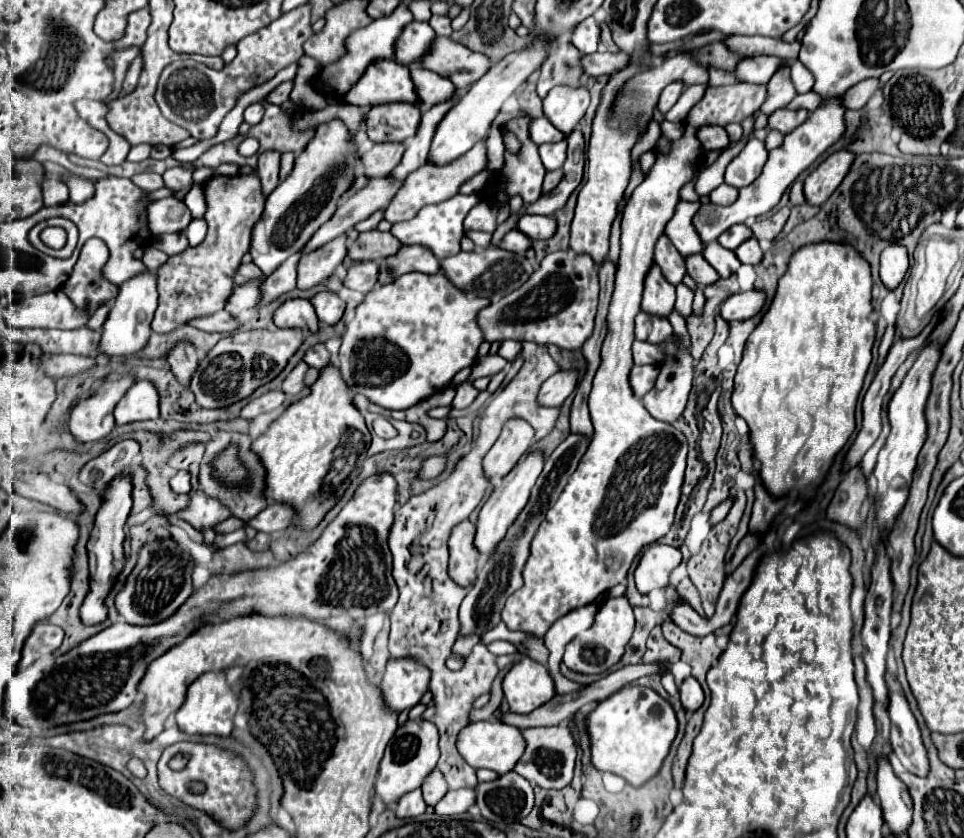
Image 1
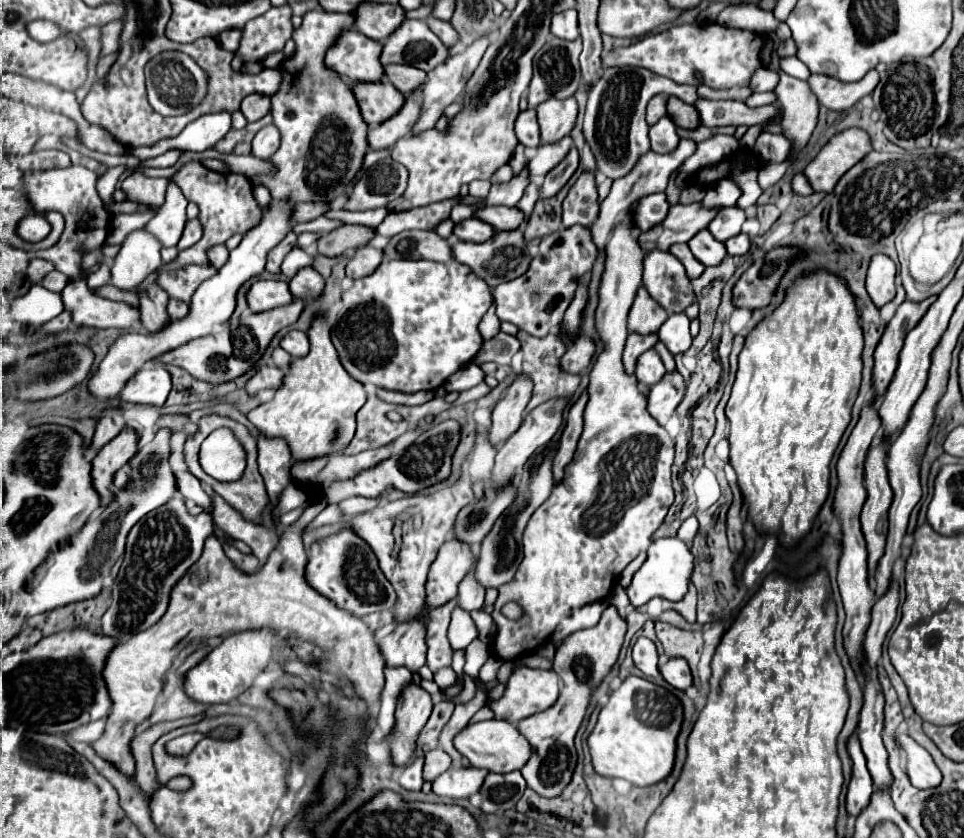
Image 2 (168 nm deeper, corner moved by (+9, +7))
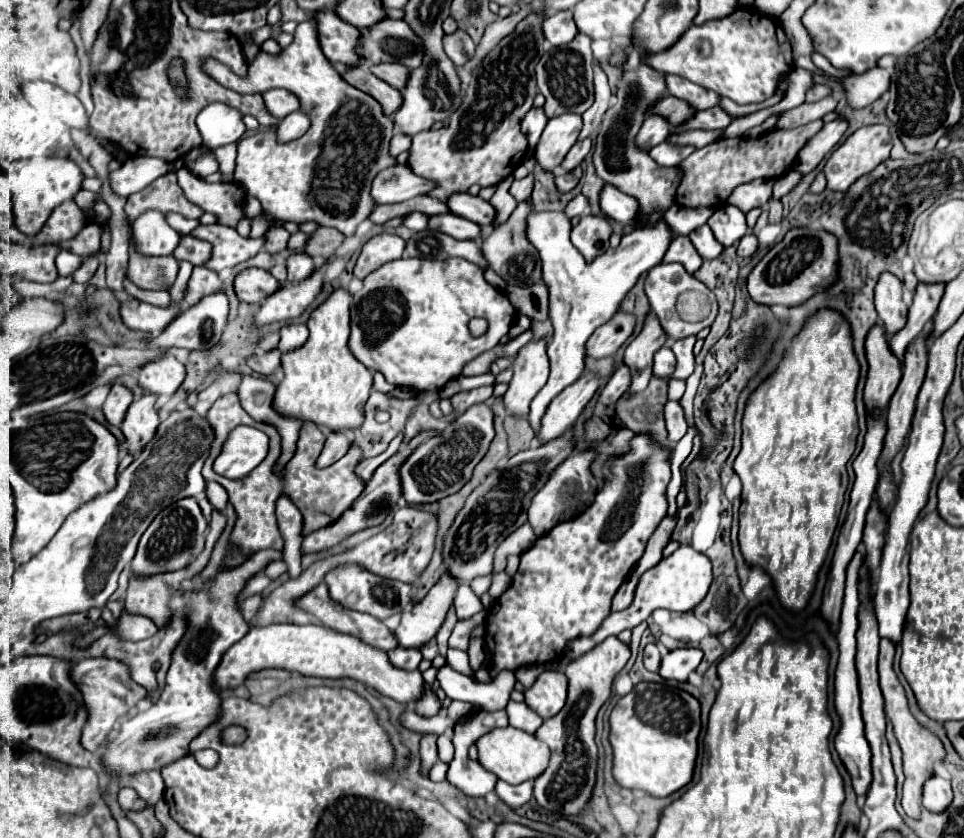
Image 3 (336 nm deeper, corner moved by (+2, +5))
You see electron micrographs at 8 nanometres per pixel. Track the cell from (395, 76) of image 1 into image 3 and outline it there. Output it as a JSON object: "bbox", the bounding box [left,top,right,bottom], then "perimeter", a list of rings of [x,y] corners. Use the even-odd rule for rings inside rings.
{"bbox":[317,10,361,68],"perimeter":[[[329,10],[317,14],[317,28],[321,50],[331,64],[343,64],[345,68],[359,66],[361,54],[357,46],[361,46],[361,30],[349,26]]]}

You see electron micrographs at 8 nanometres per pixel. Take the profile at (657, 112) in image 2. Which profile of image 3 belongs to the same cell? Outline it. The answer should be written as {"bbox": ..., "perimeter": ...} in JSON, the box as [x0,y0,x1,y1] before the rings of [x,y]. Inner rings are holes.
{"bbox":[635,114,671,150],"perimeter":[[[649,114],[635,138],[635,144],[643,150],[651,150],[653,146],[661,144],[671,132],[669,122],[665,122],[665,118],[657,118],[657,114]]]}

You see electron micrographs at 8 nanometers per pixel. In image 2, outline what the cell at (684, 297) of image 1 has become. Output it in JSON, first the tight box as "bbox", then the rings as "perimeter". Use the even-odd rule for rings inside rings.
{"bbox":[658,314,692,356],"perimeter":[[[686,314],[682,316],[670,316],[660,332],[658,332],[658,340],[668,348],[668,352],[672,356],[686,352],[692,346],[692,336],[690,336],[690,320]]]}

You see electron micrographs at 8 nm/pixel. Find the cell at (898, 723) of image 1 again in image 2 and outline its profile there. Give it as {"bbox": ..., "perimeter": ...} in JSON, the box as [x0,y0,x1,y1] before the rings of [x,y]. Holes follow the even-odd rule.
{"bbox":[898,734,942,790],"perimeter":[[[902,734],[902,736],[898,736],[898,746],[906,754],[904,766],[906,766],[906,774],[914,788],[930,790],[930,788],[940,786],[942,774],[936,768],[932,756],[920,744],[916,744],[908,734]]]}

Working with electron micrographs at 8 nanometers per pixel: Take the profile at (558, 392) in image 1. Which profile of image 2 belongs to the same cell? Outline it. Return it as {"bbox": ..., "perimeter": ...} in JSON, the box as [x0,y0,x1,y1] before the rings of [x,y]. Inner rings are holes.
{"bbox":[562,336,596,372],"perimeter":[[[580,336],[572,346],[568,346],[566,356],[562,358],[562,368],[566,372],[584,372],[596,352],[596,342],[588,336]]]}

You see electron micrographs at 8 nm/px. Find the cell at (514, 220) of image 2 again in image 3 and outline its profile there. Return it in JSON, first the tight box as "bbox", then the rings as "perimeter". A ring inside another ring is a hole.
{"bbox":[447,192,497,226],"perimeter":[[[467,192],[451,196],[447,206],[453,214],[459,214],[459,216],[463,216],[479,226],[493,226],[495,216],[497,216],[495,208],[489,202],[481,200],[479,196],[471,196]]]}

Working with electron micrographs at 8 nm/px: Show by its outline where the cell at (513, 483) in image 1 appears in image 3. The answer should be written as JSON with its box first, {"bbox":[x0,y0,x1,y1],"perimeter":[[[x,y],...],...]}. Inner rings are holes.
{"bbox":[533,374,599,446],"perimeter":[[[583,374],[577,382],[573,382],[573,386],[567,386],[567,390],[563,390],[549,404],[549,410],[541,418],[541,426],[535,432],[533,444],[539,446],[565,434],[575,424],[575,420],[583,412],[585,404],[593,398],[597,388],[599,388],[597,374]]]}

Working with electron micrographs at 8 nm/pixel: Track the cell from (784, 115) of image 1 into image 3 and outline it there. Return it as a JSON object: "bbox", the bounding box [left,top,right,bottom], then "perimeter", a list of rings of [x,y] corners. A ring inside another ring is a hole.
{"bbox":[675,106,735,130],"perimeter":[[[715,106],[713,110],[701,110],[701,112],[697,112],[691,120],[687,120],[683,126],[679,126],[679,128],[675,128],[675,130],[687,130],[687,128],[723,130],[723,128],[727,128],[733,120],[735,120],[735,116],[731,116],[731,114],[727,114],[723,108]]]}

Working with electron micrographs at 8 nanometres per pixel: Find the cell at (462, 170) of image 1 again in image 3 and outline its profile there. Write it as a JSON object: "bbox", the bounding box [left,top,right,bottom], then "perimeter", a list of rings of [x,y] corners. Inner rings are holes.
{"bbox":[407,12,545,202],"perimeter":[[[533,12],[527,18],[523,18],[513,34],[505,36],[485,58],[479,66],[473,68],[471,82],[467,86],[467,94],[459,110],[451,116],[451,126],[443,126],[439,130],[427,130],[413,136],[413,144],[409,148],[407,166],[417,174],[435,184],[427,196],[437,198],[439,202],[447,202],[453,194],[467,192],[469,186],[497,186],[501,180],[505,180],[513,170],[521,164],[525,152],[527,152],[527,138],[521,134],[521,118],[529,112],[533,106],[533,98],[537,96],[537,84],[535,84],[535,66],[541,60],[545,52],[545,34],[541,30],[545,22],[545,12]]]}

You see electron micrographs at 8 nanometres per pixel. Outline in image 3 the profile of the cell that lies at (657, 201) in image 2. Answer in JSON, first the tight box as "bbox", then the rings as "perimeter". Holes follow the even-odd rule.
{"bbox":[601,184,637,224],"perimeter":[[[605,184],[601,192],[601,210],[617,222],[633,224],[633,218],[637,218],[637,198],[629,198],[615,186]]]}

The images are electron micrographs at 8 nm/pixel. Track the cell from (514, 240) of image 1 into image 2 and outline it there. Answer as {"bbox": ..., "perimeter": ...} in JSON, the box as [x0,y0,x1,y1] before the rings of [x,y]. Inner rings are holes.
{"bbox":[452,218,496,242],"perimeter":[[[468,218],[458,222],[452,232],[454,236],[458,236],[458,240],[464,240],[464,242],[486,242],[496,230],[488,228],[488,224],[484,224],[478,218]]]}

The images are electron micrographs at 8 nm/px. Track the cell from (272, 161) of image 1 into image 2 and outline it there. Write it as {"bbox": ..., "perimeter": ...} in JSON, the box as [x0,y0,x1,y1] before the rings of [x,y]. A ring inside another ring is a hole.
{"bbox":[252,124,280,158],"perimeter":[[[268,124],[266,128],[262,128],[252,142],[252,154],[256,158],[270,158],[276,150],[280,148],[280,132],[274,124]]]}

